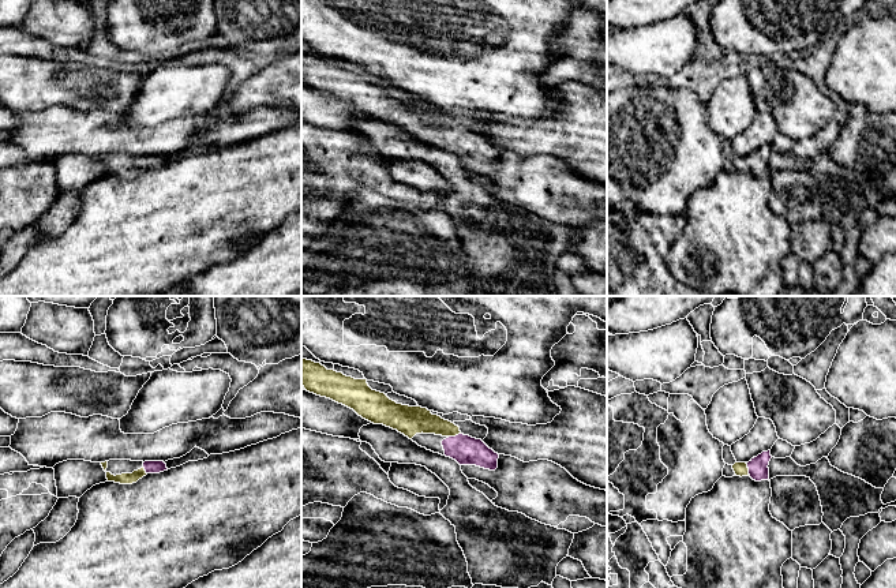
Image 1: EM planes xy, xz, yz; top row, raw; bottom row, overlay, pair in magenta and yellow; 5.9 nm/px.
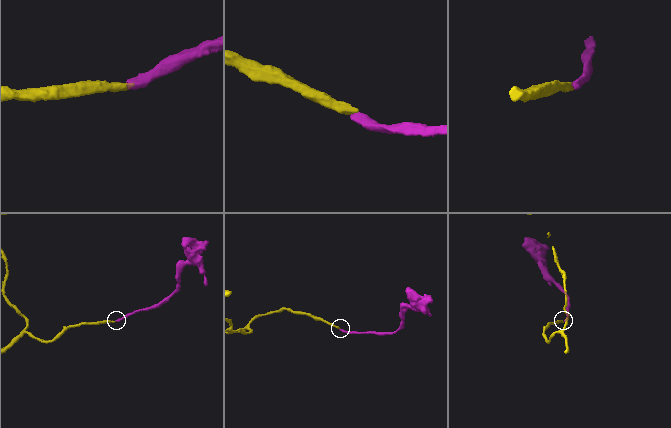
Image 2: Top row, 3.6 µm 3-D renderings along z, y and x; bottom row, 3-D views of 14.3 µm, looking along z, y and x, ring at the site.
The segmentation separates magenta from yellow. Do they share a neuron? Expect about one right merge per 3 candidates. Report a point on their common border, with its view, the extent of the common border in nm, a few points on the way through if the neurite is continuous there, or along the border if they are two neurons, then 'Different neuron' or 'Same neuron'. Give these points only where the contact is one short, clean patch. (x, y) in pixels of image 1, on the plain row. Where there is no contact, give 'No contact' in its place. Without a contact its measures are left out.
Touches magenta at xz (456, 130). Shared border 80 nm. Path across: xz (467, 145), (456, 130), (449, 123), (416, 115). Same neuron

